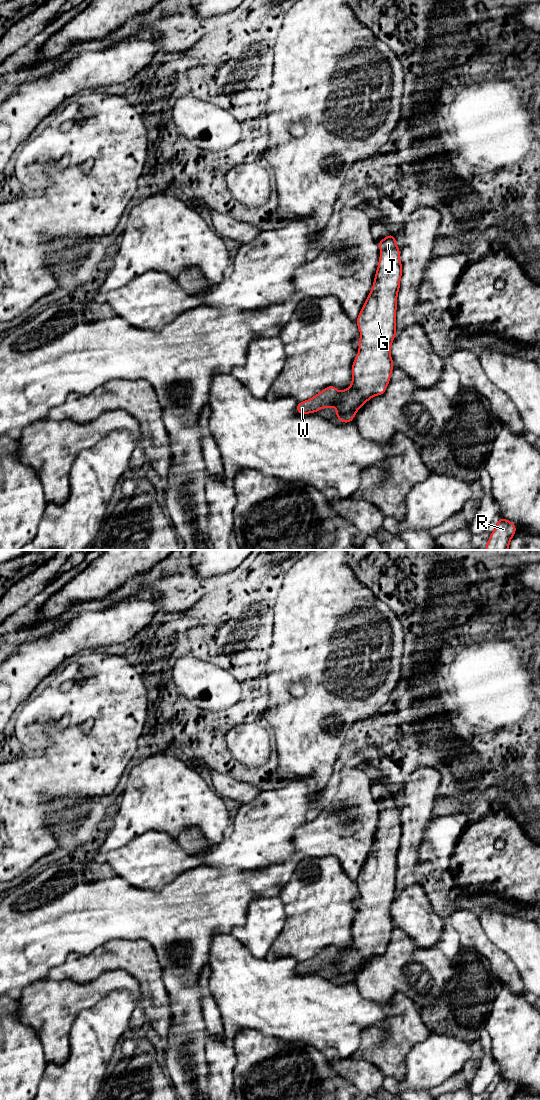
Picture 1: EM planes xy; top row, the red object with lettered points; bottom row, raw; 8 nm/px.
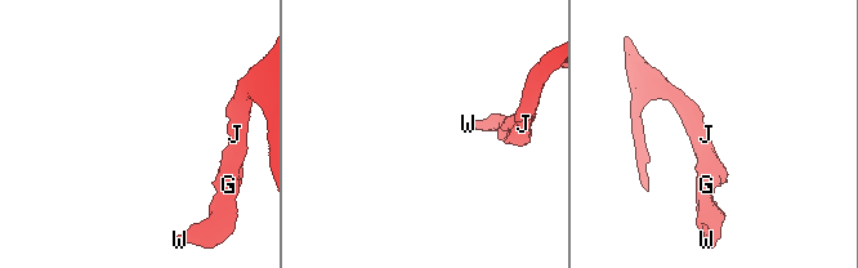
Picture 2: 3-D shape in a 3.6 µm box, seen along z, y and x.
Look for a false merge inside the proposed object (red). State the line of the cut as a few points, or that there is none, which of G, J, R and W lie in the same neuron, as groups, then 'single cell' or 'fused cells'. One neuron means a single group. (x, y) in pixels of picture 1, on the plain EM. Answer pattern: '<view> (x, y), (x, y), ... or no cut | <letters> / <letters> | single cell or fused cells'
no cut | G J R W | single cell

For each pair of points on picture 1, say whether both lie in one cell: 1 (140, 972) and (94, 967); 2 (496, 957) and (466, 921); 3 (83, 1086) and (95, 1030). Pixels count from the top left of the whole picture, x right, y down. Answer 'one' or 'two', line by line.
1: one
2: one
3: one

